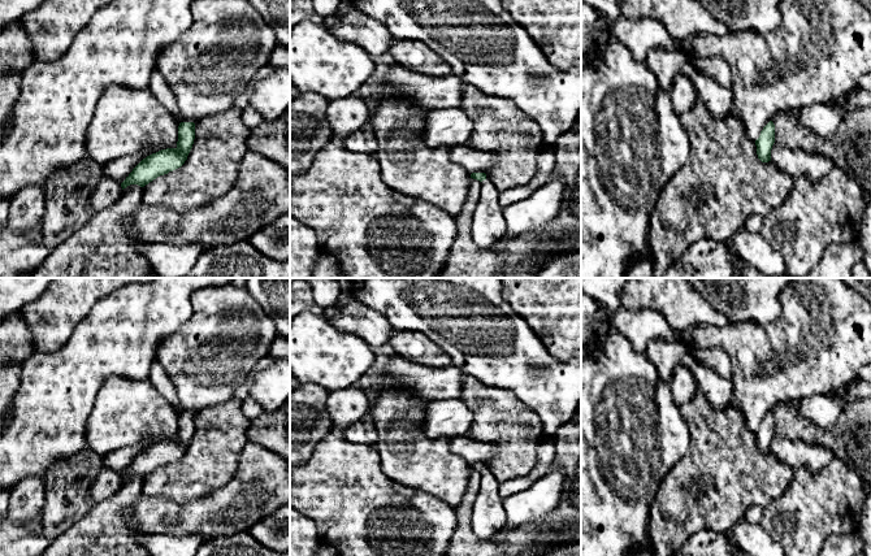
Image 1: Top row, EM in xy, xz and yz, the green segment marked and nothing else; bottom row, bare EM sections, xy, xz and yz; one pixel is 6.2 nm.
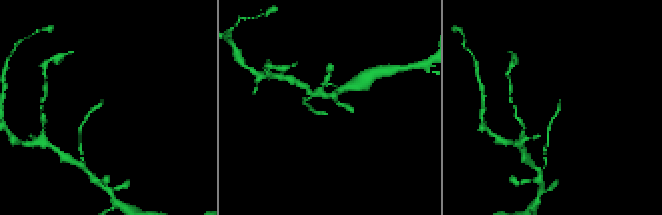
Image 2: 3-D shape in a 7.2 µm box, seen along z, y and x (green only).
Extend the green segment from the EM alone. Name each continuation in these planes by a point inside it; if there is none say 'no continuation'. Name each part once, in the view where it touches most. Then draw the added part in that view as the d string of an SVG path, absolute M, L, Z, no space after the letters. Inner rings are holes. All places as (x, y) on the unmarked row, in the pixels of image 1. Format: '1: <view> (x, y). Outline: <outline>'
no continuation

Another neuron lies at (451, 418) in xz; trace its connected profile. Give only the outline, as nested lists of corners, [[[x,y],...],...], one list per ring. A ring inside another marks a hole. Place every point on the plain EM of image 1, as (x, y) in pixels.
[[[460,399],[434,400],[428,404],[422,429],[430,438],[464,436],[468,434],[474,414]]]

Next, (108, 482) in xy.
[[[103,464],[95,482],[91,486],[91,498],[95,503],[100,503],[113,496],[121,486],[121,475],[112,468]]]

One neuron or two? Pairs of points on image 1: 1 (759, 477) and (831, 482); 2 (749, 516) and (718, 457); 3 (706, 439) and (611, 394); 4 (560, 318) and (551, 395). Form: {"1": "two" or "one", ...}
{"1": "two", "2": "two", "3": "two", "4": "one"}

